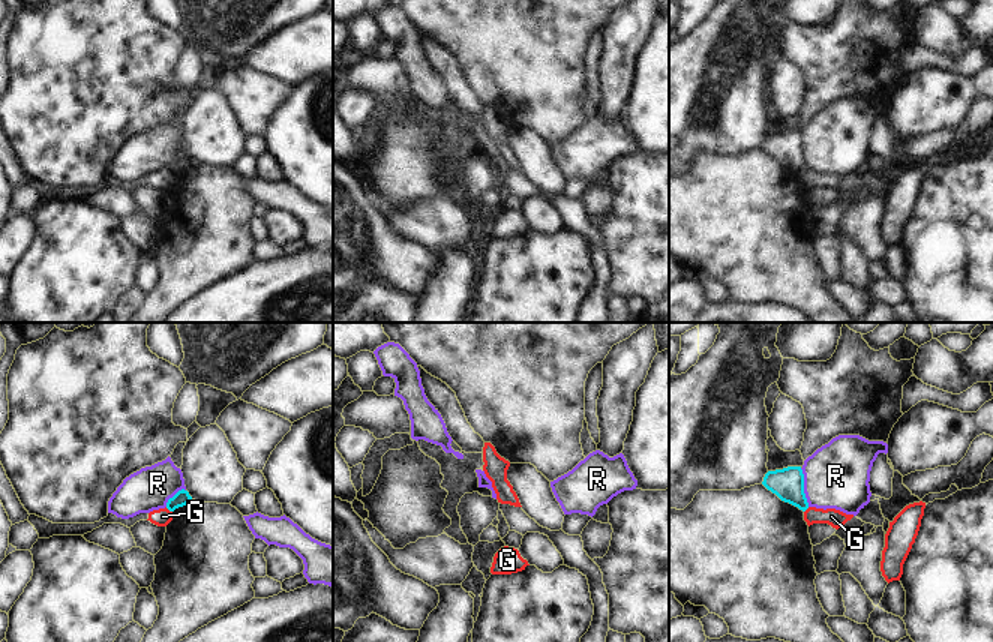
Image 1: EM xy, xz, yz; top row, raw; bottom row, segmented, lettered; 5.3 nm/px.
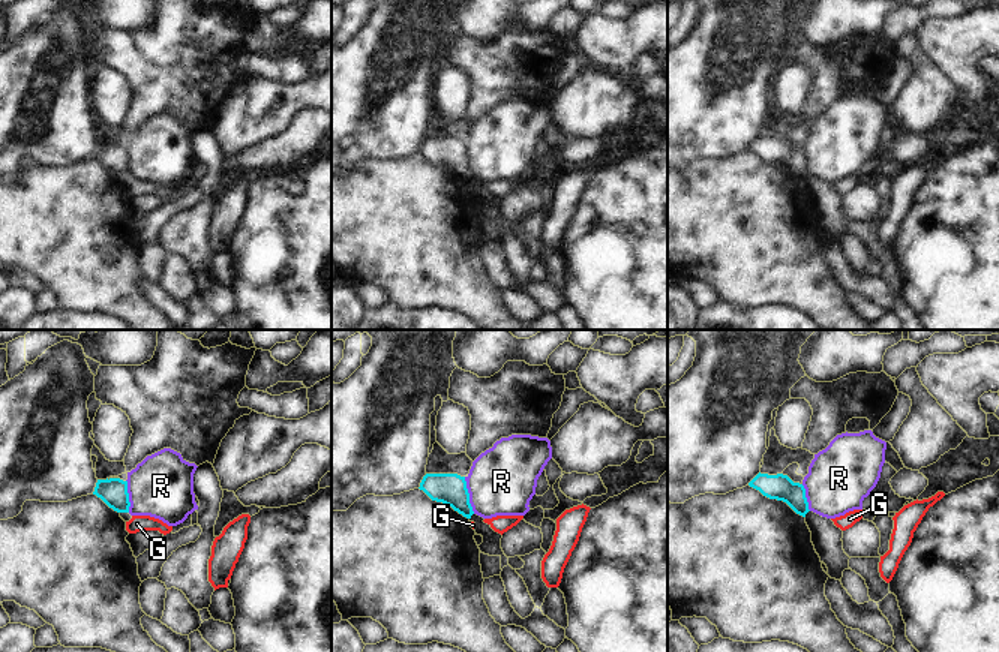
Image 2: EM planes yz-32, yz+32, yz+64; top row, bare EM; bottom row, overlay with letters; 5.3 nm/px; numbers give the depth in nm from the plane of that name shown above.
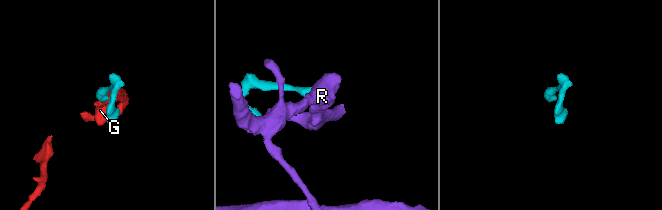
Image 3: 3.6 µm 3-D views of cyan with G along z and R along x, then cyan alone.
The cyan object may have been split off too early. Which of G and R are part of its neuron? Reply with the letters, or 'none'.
none

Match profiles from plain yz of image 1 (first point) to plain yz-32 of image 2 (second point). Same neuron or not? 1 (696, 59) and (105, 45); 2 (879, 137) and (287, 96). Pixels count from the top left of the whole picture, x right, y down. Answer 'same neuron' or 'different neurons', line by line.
1: different neurons
2: different neurons

